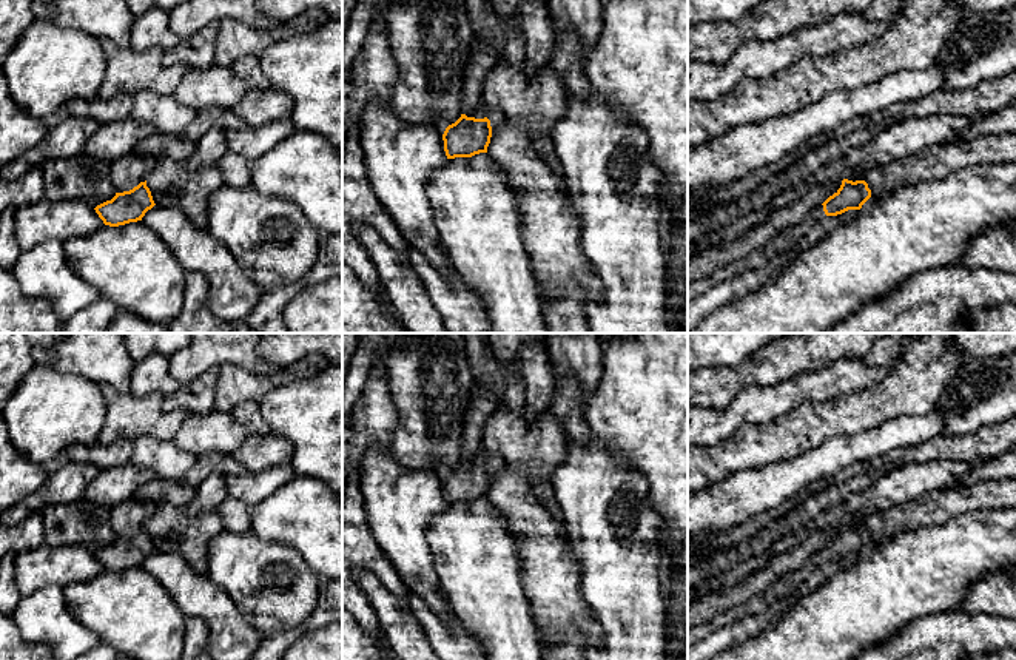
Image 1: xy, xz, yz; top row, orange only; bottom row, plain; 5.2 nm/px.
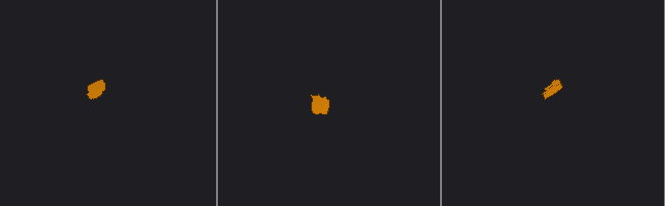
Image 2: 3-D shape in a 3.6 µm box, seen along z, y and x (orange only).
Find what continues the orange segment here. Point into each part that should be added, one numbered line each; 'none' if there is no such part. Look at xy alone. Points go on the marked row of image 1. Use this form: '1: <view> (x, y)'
none

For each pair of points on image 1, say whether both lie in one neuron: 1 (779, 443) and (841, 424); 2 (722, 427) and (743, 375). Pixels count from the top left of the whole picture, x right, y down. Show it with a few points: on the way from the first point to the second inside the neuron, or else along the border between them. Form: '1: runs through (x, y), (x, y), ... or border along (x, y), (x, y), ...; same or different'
1: runs through (794, 434), (810, 424), (825, 424); same
2: border along (763, 386), (748, 386), (725, 409), (703, 409); different

